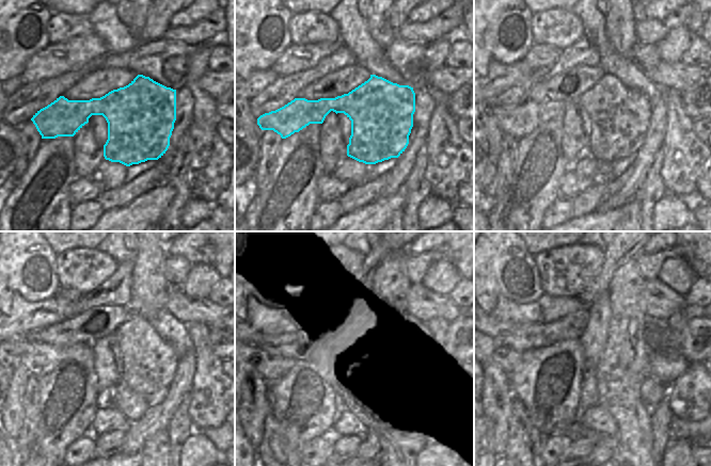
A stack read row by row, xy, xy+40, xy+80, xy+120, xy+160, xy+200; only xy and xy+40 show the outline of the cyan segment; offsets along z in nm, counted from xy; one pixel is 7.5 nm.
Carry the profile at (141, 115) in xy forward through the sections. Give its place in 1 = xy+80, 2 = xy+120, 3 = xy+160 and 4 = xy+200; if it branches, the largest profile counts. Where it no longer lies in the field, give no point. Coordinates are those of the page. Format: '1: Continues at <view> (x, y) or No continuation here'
1: Continues at xy+80 (619, 116)
2: Continues at xy+120 (142, 356)
3: Continues at xy+160 (272, 362)
4: Continues at xy+200 (495, 351)

